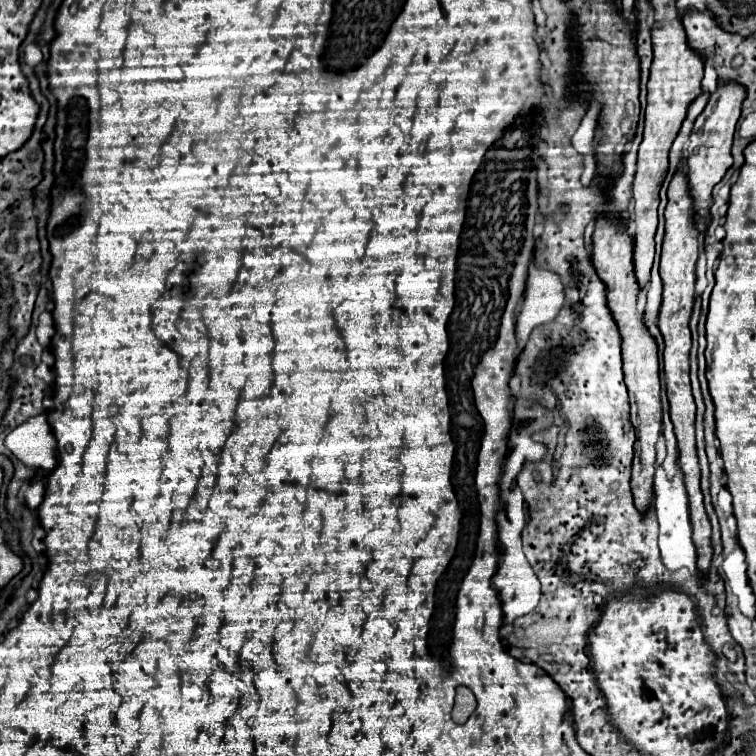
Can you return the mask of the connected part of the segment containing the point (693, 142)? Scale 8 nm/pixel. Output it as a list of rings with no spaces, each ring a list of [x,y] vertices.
[[[716,86],[716,90],[710,94],[706,108],[696,118],[690,142],[686,148],[686,170],[688,170],[688,182],[690,182],[690,194],[694,198],[694,212],[698,220],[698,228],[704,232],[706,224],[710,220],[710,204],[712,204],[712,188],[720,182],[724,172],[732,166],[730,146],[736,122],[740,118],[740,106],[746,98],[746,90],[742,86]]]

